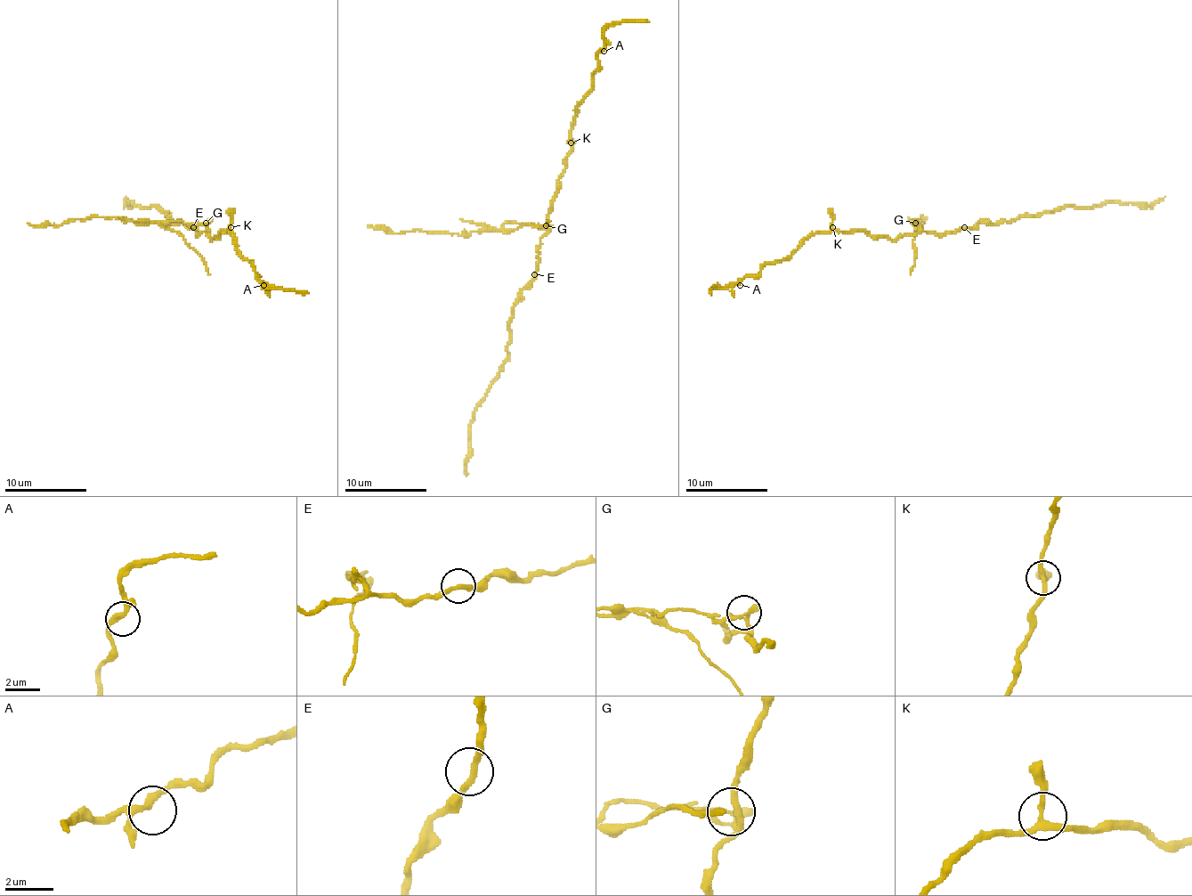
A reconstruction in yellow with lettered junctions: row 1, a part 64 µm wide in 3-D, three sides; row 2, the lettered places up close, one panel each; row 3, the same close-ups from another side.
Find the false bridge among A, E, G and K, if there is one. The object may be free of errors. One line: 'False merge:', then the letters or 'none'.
False merge: G

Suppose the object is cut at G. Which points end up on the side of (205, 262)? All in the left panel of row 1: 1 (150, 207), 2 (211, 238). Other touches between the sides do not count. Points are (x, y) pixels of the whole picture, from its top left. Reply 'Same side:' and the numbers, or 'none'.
Same side: none

